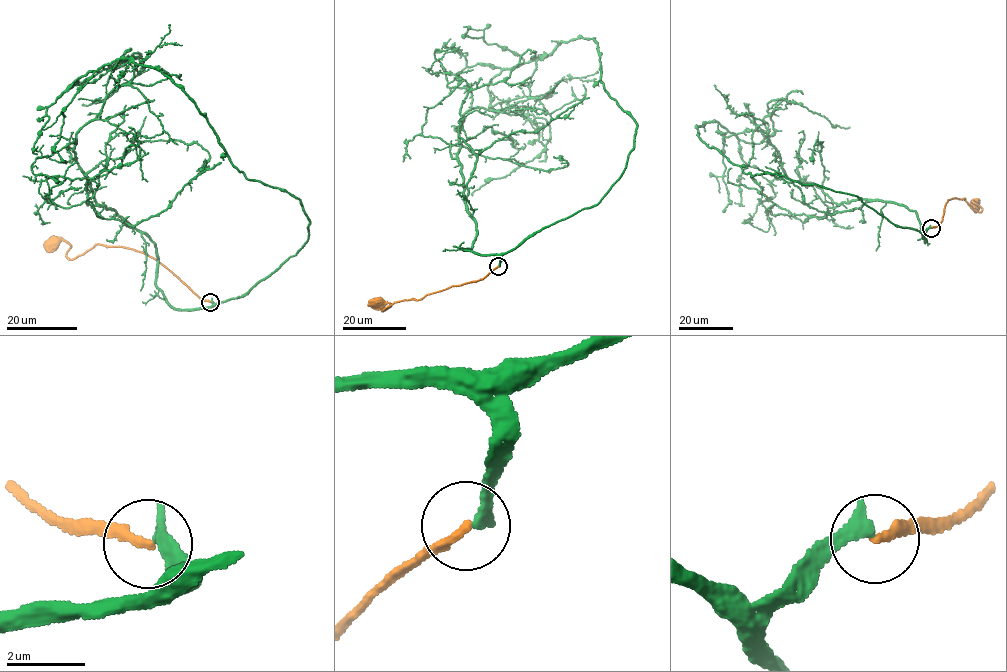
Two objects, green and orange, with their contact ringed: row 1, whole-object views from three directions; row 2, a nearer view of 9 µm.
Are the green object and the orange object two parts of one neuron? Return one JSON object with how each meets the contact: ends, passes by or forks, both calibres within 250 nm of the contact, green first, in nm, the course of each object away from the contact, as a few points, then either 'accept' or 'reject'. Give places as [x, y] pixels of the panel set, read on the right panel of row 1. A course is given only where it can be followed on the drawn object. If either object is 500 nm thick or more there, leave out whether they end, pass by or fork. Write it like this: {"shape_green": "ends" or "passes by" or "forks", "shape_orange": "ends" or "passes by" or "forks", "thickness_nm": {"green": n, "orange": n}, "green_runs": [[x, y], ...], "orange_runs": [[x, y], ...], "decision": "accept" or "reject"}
{"shape_green": "ends", "shape_orange": "ends", "thickness_nm": {"green": 280, "orange": 220}, "green_runs": [[930, 228], [925, 242], [904, 206], [836, 204], [793, 181], [770, 114], [759, 143], [724, 135], [722, 211]], "orange_runs": [[931, 228], [941, 221], [949, 199], [965, 198], [973, 209], [981, 211], [975, 205]], "decision": "reject"}

